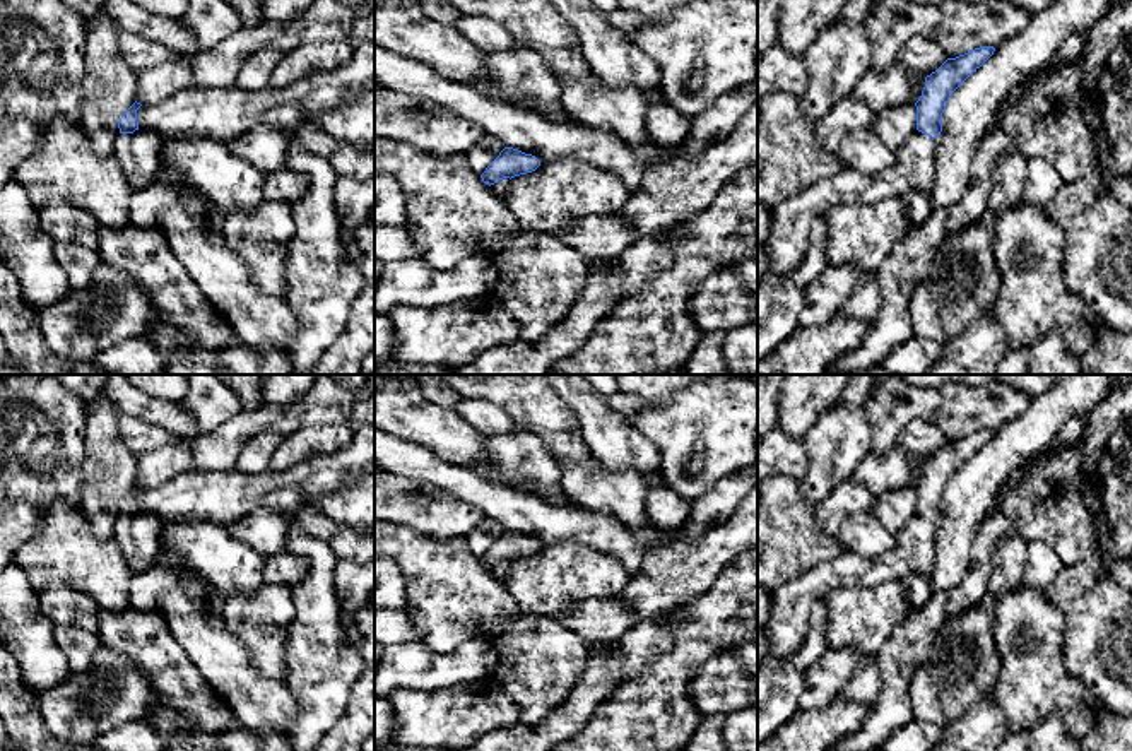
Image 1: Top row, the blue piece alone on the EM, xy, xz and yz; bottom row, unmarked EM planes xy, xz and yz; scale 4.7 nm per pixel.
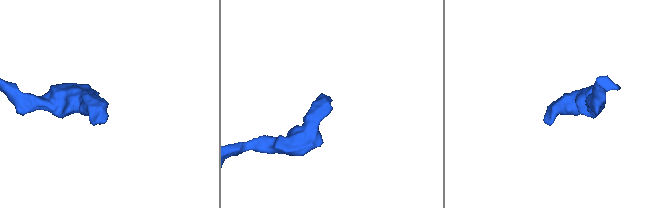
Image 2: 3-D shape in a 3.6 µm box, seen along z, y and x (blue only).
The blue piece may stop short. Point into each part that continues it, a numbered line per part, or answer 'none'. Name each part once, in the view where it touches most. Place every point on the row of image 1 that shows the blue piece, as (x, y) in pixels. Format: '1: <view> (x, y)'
1: xy (139, 154)

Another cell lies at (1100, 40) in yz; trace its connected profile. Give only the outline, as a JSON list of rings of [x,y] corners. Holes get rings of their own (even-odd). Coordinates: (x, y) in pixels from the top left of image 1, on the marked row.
[[[1132,0],[1111,5],[1100,22],[1086,33],[1084,48],[1079,53],[1081,74],[1086,92],[1098,87],[1108,55],[1117,43],[1132,31]]]

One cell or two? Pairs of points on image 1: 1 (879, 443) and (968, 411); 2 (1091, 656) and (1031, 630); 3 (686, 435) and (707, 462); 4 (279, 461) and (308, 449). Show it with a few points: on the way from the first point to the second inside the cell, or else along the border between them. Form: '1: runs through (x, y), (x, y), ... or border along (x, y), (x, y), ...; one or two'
1: runs through (896, 419), (912, 404), (944, 406); one
2: border along (1055, 604), (1064, 616), (1064, 662), (1083, 680); two
3: runs through (693, 442), (700, 455); one
4: runs through (286, 455), (293, 449), (301, 449); one

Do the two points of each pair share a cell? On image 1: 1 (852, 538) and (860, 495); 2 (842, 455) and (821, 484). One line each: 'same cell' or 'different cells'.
1: different cells
2: same cell

